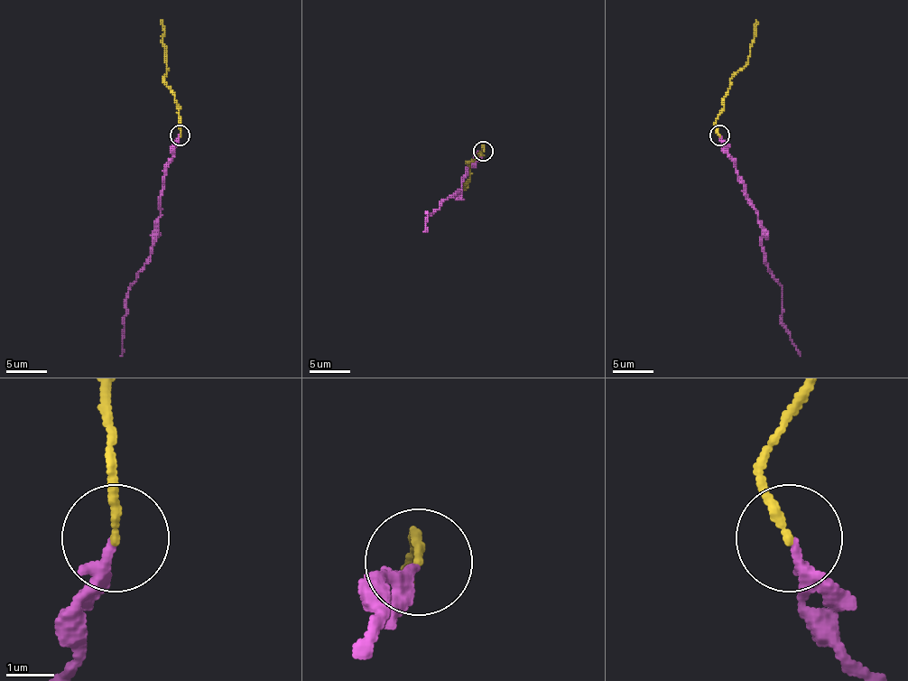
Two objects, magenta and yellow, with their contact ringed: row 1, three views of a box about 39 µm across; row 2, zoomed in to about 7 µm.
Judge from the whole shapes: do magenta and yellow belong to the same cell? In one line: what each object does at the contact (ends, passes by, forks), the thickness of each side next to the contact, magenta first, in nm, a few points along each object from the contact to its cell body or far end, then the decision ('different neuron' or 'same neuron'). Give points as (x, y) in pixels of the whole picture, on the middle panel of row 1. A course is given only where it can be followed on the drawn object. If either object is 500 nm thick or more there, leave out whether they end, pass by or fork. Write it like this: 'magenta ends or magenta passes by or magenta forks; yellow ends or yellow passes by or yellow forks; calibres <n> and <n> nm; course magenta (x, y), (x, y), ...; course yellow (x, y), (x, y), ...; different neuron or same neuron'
magenta ends; yellow ends; calibres 240 and 180 nm; course magenta (484, 151), (467, 169), (464, 190), (428, 213), (423, 231); course yellow (484, 151), (484, 147), (479, 155), (467, 161), (469, 179), (464, 187); same neuron

